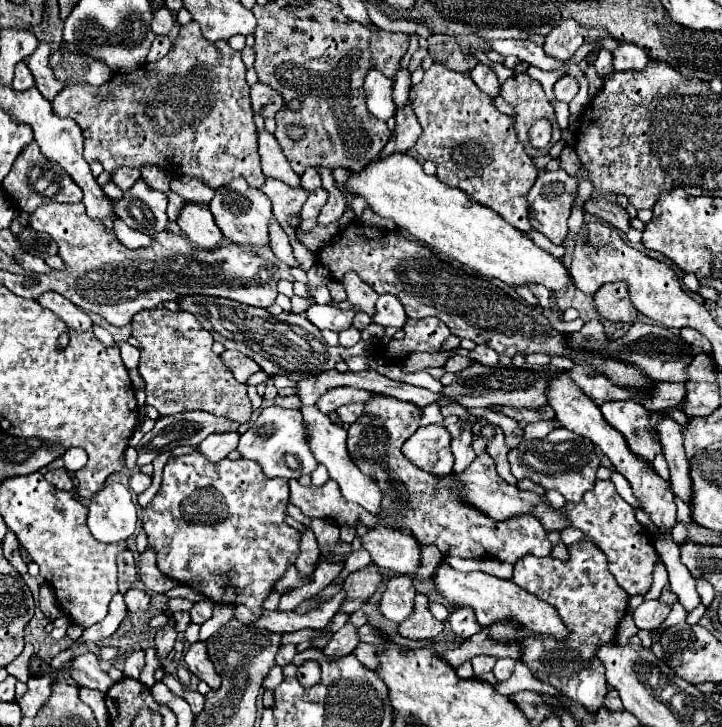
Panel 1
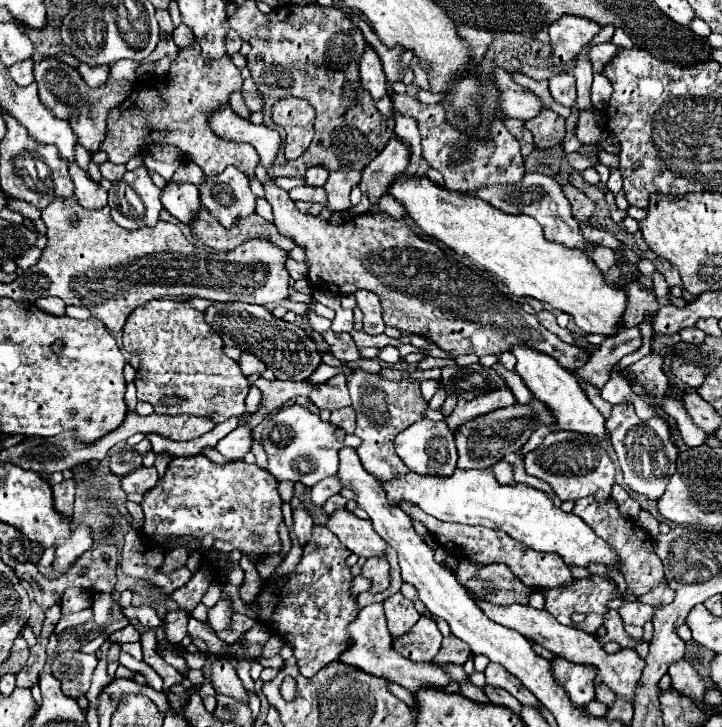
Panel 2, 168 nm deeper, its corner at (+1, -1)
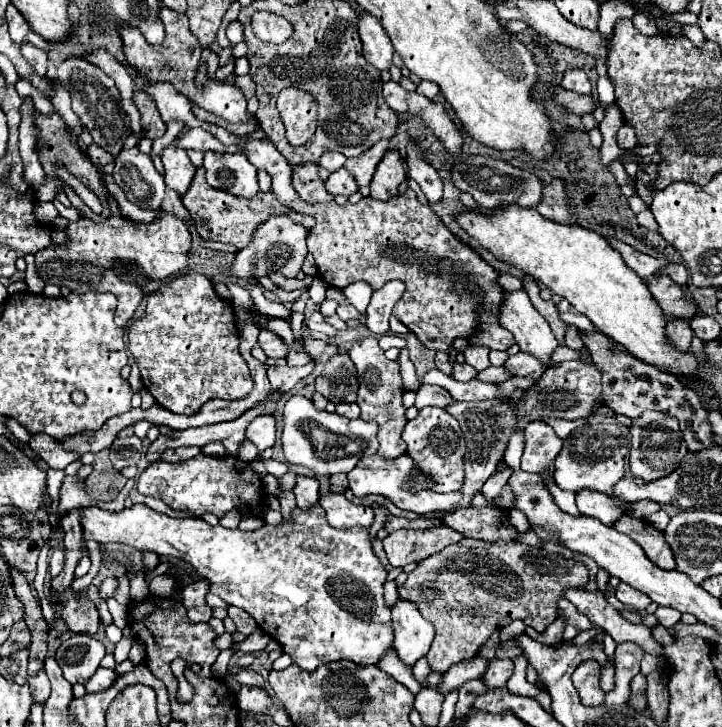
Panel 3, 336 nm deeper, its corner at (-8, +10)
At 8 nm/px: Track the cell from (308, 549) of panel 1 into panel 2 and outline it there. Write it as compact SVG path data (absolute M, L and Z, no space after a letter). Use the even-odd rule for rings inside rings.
M298 506L294 510L294 534L296 534L296 538L298 538L302 548L304 548L304 544L312 536L312 518L310 518L310 514L302 506Z

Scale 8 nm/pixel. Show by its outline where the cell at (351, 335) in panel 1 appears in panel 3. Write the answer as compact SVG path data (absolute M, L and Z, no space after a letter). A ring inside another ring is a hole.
M313 311L309 317L305 317L303 321L311 331L319 331L319 333L325 333L325 335L337 335L337 329L333 329L331 325L327 325L323 319L321 319L321 313L319 311Z

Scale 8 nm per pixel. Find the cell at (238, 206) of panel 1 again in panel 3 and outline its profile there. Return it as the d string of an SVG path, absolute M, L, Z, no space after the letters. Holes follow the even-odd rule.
M205 153L207 183L237 197L253 197L259 191L257 169L243 153Z

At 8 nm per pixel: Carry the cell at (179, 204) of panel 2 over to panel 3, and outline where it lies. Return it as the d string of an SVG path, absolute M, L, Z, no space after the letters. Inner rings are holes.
M169 145L161 153L161 161L165 165L165 185L183 195L195 177L195 167L191 165L187 151L177 145Z

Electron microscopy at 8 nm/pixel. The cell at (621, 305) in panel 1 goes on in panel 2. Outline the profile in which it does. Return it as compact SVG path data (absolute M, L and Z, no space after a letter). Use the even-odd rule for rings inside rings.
M638 280L634 282L626 282L622 286L622 290L626 292L626 298L628 298L628 304L626 304L626 312L622 316L622 324L624 326L638 326L646 314L652 314L656 316L658 312L658 304L654 300L654 294L648 292Z

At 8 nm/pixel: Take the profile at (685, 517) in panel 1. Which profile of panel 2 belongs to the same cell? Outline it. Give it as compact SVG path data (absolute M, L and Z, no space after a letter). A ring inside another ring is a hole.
M616 404L610 418L606 420L606 430L610 434L612 446L618 454L620 468L624 472L624 482L638 494L648 498L662 496L666 492L672 472L676 472L676 448L668 442L668 424L658 418L640 420L632 404ZM670 464L670 468L668 468Z

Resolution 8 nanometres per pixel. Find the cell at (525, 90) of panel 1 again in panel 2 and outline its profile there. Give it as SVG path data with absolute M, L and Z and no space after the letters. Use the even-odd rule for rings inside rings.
M544 108L540 116L528 120L524 124L534 134L534 144L538 148L552 148L558 146L564 140L564 118L552 112L550 108Z

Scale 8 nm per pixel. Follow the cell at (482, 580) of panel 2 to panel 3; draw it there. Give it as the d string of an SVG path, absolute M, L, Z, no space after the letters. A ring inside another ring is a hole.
M461 539L459 543L445 547L441 553L433 553L431 557L419 561L397 591L399 599L413 601L421 615L435 625L437 638L426 657L433 671L445 673L451 665L475 657L495 629L501 629L515 619L521 619L527 627L543 633L547 625L557 619L557 601L565 597L565 589L585 585L587 581L589 569L577 559L567 559L559 553L547 553L519 541Z

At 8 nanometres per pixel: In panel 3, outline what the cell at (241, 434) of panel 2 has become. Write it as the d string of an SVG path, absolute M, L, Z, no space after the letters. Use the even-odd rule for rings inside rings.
M273 415L255 417L247 427L247 439L251 439L259 451L265 451L275 445L275 433L277 433L277 425Z

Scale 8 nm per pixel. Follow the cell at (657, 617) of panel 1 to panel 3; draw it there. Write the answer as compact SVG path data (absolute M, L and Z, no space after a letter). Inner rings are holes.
M619 583L619 585L617 585L615 597L617 597L627 609L631 609L631 611L643 611L643 609L651 603L651 599L645 597L645 593L641 593L639 589L633 589L633 587L627 585L627 583Z

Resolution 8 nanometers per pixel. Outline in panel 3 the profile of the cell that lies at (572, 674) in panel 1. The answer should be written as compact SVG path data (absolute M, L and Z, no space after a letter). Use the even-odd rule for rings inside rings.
M597 661L581 663L573 673L573 685L583 705L589 705L589 707L603 705L605 693L599 687L599 663Z

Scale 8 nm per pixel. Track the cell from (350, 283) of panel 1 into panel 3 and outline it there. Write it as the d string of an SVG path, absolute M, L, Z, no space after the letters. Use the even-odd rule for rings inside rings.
M389 281L379 291L373 291L371 303L367 307L367 329L377 335L389 331L389 317L395 303L401 299L405 285L401 281Z

